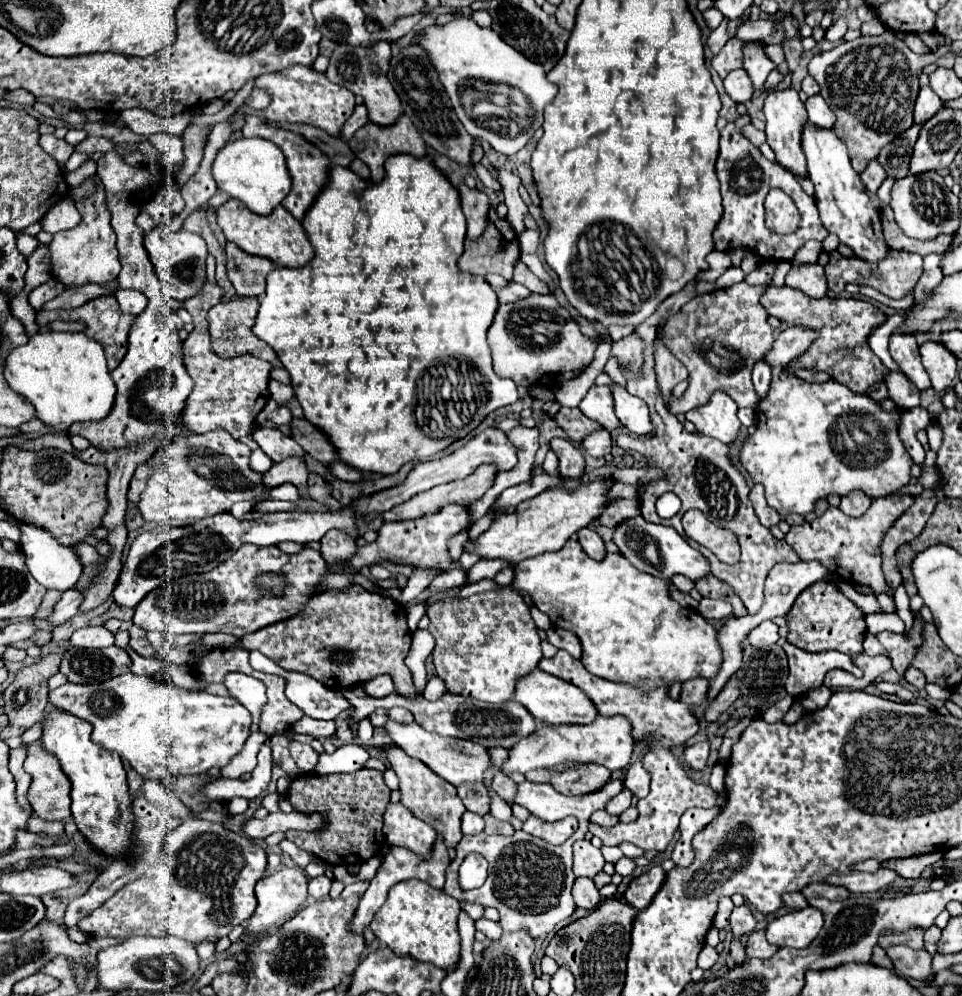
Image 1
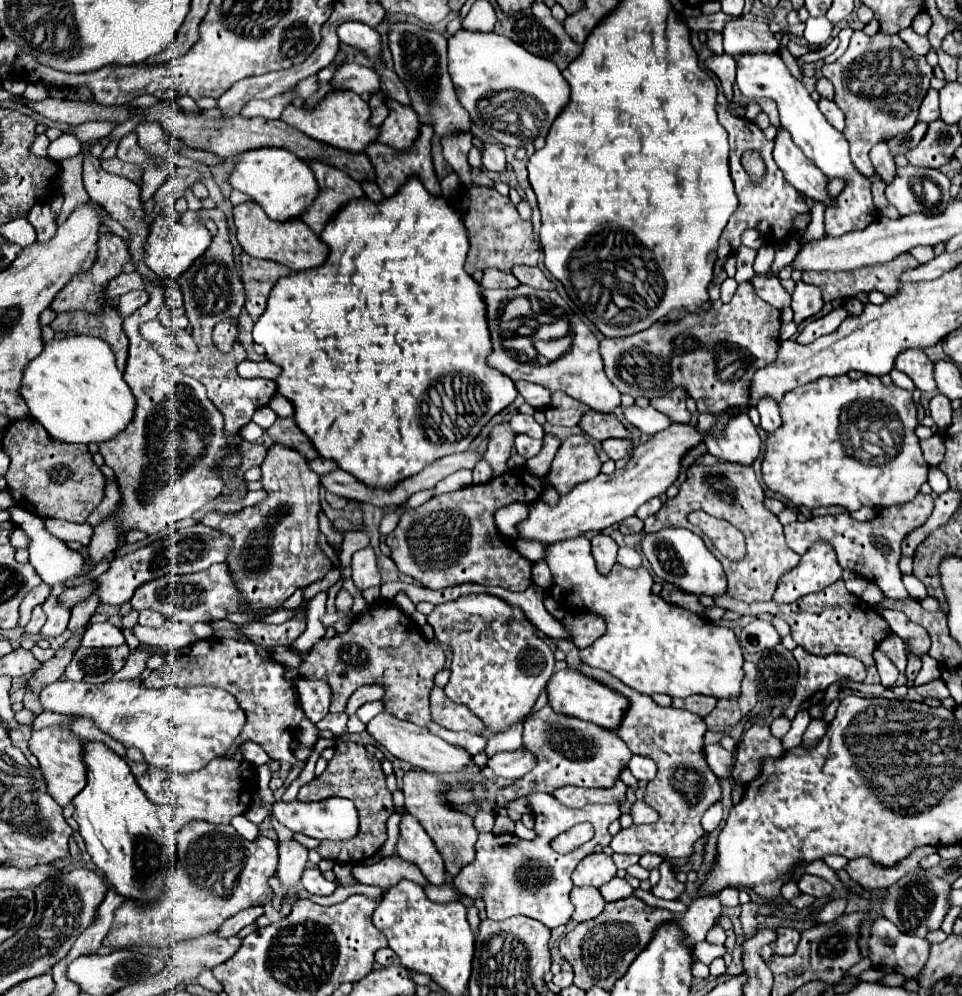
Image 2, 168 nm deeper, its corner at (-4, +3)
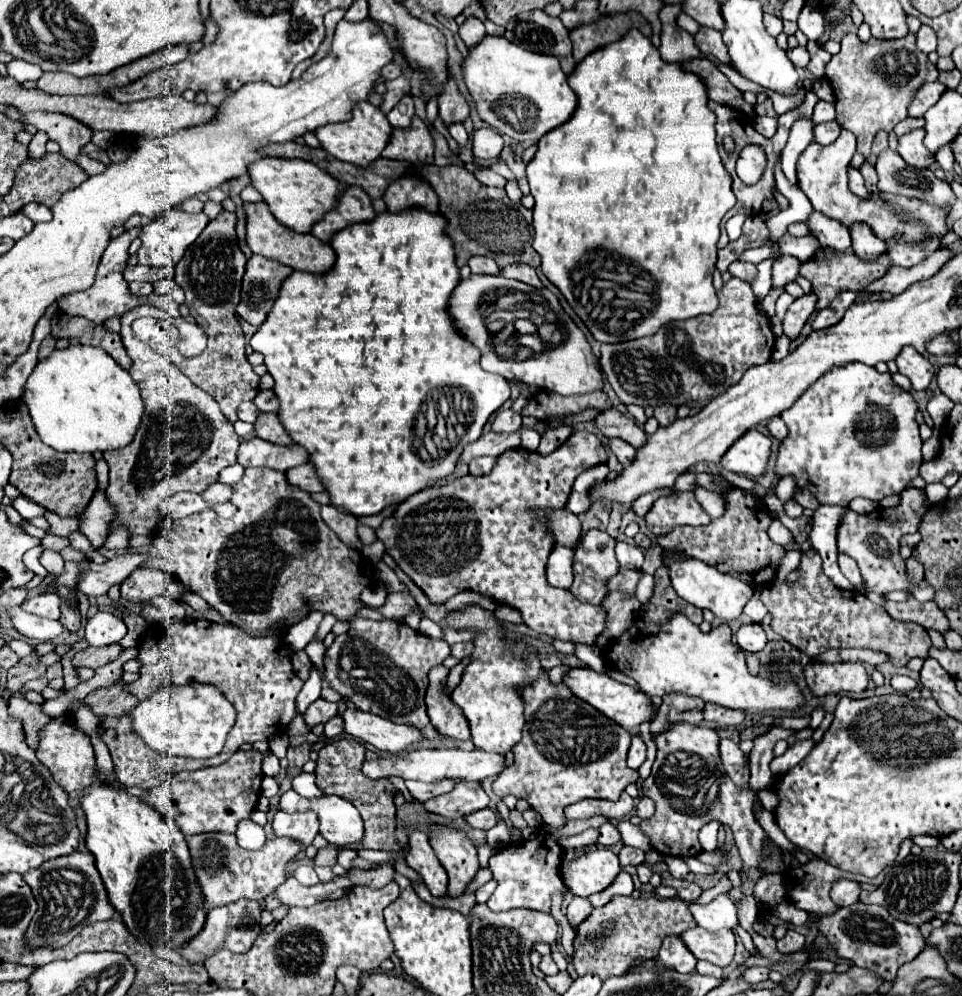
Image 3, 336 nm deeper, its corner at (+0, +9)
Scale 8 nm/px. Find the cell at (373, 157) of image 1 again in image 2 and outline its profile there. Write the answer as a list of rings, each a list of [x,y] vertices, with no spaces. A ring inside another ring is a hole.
[[[423,125],[421,127],[421,135],[417,139],[417,143],[413,145],[413,149],[409,151],[393,151],[391,147],[385,147],[381,143],[373,143],[373,147],[369,147],[367,155],[377,171],[377,185],[381,189],[381,193],[385,197],[393,197],[411,177],[417,177],[421,179],[421,183],[425,185],[425,189],[433,195],[433,197],[441,197],[441,185],[439,185],[439,179],[435,177],[435,171],[433,171],[433,161],[431,161],[431,137],[433,137],[433,127],[431,125]]]

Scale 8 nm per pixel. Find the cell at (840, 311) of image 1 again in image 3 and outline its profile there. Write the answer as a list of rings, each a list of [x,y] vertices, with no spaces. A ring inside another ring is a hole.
[[[733,261],[729,265],[729,273],[733,277],[739,277],[743,281],[755,281],[757,279],[757,267],[753,263],[741,263],[741,261]]]

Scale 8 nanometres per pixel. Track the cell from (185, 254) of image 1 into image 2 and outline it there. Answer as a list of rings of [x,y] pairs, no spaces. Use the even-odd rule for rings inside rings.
[[[157,217],[149,229],[149,235],[143,245],[143,263],[163,279],[177,279],[183,275],[191,263],[201,255],[211,243],[211,233],[207,231],[205,225],[193,223],[193,225],[183,225],[183,223],[169,223],[167,217]]]

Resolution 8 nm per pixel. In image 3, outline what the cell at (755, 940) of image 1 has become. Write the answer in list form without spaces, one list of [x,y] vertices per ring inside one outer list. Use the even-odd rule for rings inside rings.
[[[787,929],[787,933],[777,941],[777,949],[781,949],[781,953],[795,953],[803,945],[805,945],[805,937],[795,929]]]

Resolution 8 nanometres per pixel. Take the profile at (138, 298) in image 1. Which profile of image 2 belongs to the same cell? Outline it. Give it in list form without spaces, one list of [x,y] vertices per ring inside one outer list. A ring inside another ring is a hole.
[[[129,291],[125,295],[121,295],[117,311],[121,317],[131,315],[133,311],[137,311],[139,307],[143,307],[149,301],[149,293],[147,291]]]

